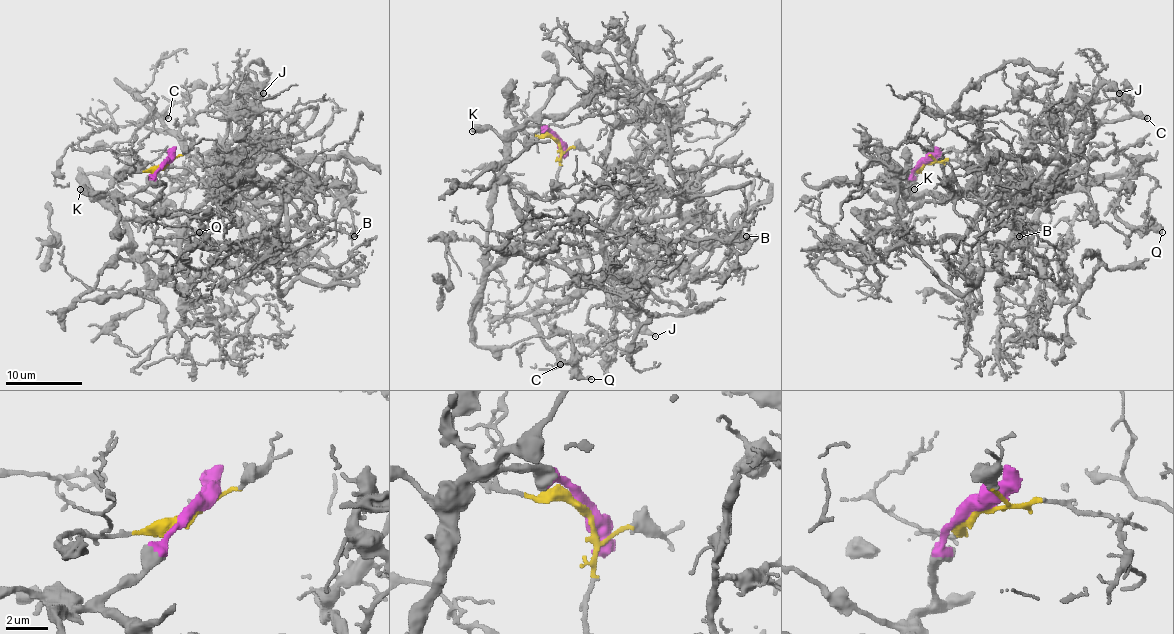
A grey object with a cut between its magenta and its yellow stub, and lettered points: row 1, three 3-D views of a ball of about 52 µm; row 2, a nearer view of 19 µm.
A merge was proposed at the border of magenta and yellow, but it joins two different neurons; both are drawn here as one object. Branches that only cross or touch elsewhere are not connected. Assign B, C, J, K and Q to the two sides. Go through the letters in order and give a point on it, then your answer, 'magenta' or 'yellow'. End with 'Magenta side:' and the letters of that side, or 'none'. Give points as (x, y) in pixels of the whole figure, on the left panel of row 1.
B: (354, 236) | yellow
C: (168, 118) | yellow
J: (263, 93) | yellow
K: (80, 189) | magenta
Q: (199, 232) | magenta
Magenta side: K, Q

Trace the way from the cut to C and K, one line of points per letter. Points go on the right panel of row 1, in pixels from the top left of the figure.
C: (924, 163), (972, 163), (978, 167), (972, 190), (982, 200), (1030, 196), (1100, 123), (1148, 117)
K: (924, 163), (913, 173), (909, 192), (915, 196), (918, 194), (911, 192), (915, 189)

